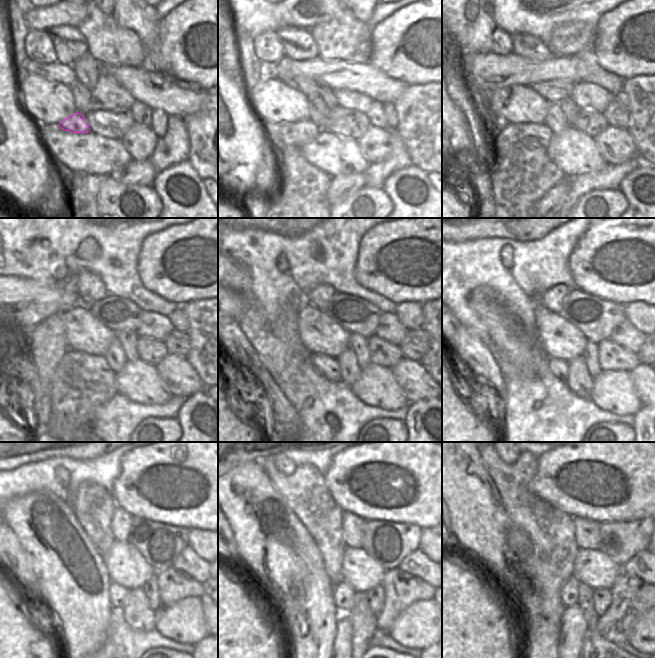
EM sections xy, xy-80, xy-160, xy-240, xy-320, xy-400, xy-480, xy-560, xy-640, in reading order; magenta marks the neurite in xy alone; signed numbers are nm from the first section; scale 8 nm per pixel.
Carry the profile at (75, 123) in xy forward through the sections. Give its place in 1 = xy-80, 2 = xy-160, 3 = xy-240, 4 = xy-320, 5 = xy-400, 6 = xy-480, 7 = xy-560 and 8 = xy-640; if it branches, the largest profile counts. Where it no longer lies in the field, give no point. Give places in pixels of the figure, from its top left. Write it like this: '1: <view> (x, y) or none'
1: xy-80 (284, 134)
2: xy-160 (504, 140)
3: xy-240 (98, 362)
4: xy-320 (325, 365)
5: xy-400 (559, 368)
6: xy-480 (118, 594)
7: xy-560 (344, 594)
8: xy-640 (569, 594)

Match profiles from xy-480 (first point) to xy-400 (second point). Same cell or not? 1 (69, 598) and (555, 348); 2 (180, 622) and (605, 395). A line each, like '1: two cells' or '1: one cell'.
1: two cells
2: one cell

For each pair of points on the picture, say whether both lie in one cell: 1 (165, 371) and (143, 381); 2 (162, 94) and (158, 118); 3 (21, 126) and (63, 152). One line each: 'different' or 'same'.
1: different
2: different
3: different

